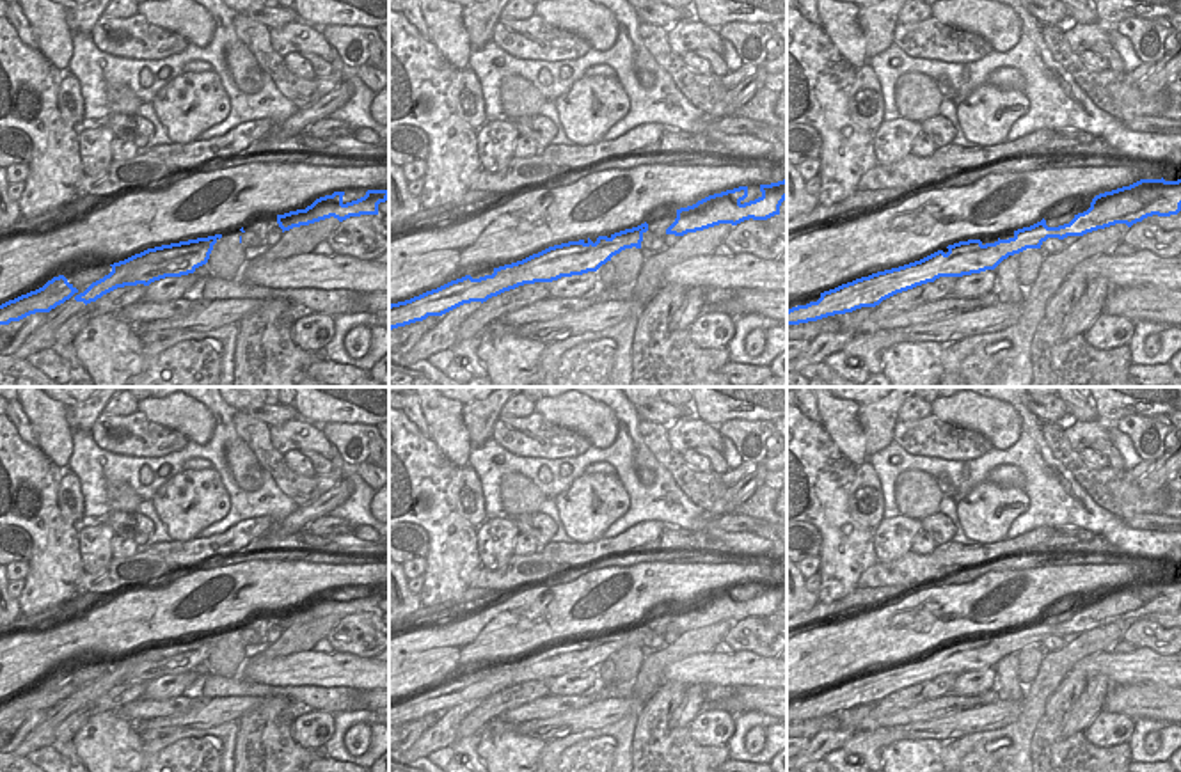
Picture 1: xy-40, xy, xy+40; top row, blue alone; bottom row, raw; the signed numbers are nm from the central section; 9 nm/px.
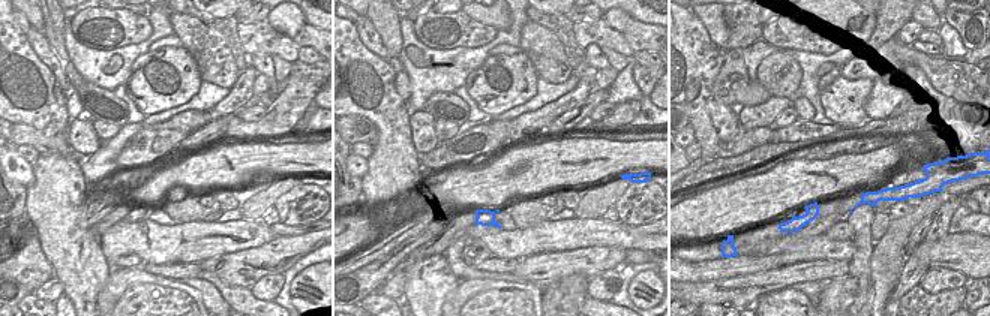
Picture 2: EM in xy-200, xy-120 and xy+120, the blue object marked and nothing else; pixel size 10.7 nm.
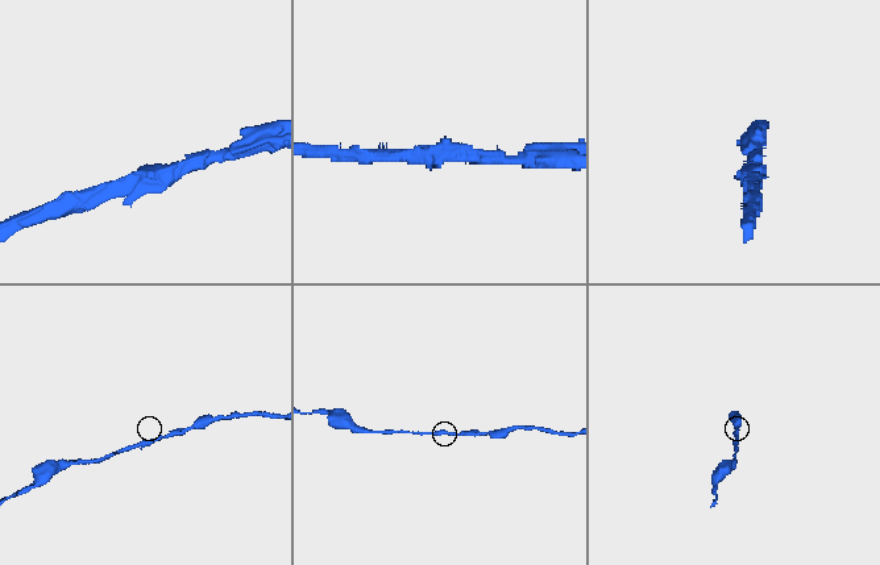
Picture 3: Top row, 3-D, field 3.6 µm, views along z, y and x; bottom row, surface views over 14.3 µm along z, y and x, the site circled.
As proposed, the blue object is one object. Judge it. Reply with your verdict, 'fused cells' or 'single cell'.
single cell

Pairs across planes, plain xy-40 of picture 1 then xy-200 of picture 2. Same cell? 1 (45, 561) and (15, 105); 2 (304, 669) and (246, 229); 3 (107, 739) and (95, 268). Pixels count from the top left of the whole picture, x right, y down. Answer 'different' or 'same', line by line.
1: same
2: same
3: same

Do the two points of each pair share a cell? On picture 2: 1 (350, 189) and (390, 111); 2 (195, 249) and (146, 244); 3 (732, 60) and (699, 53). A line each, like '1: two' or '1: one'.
1: two
2: one
3: two

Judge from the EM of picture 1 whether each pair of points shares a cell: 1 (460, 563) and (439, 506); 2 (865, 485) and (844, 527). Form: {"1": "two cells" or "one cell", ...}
{"1": "one cell", "2": "two cells"}

